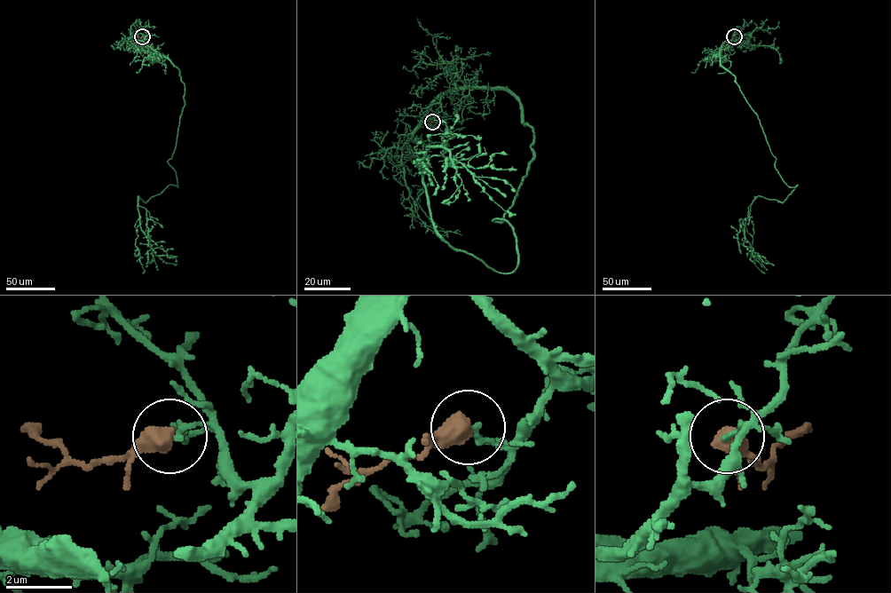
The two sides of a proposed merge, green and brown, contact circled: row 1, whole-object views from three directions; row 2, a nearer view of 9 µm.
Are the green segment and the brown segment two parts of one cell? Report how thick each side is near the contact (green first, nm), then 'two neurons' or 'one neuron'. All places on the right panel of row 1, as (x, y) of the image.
calibres 140 and 600 nm; two neurons

